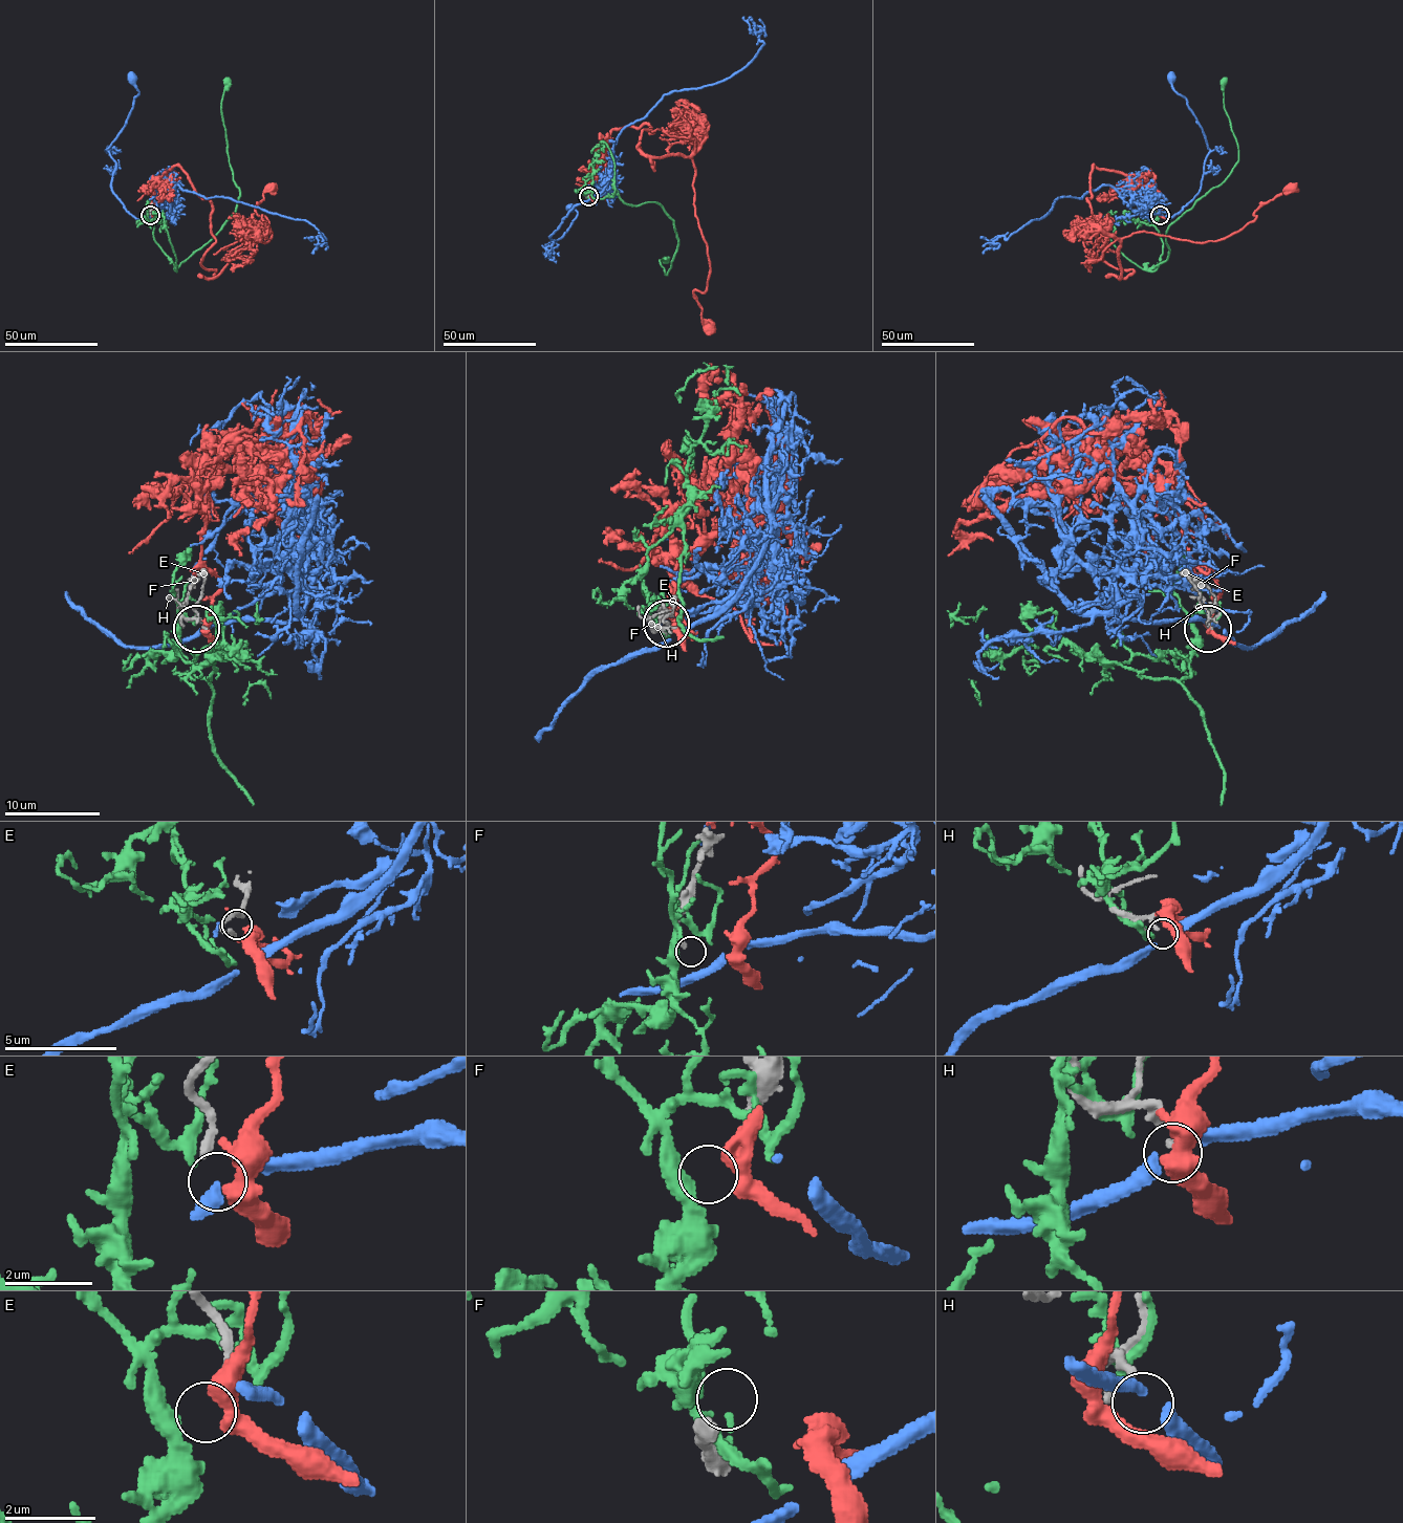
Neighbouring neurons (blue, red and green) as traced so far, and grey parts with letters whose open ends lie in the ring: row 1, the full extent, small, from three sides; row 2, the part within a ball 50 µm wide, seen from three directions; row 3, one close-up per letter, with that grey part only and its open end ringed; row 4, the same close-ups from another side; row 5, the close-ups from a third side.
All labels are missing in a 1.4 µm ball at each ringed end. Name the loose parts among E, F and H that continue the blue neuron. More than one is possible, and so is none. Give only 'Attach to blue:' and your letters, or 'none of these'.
Attach to blue: none of these

